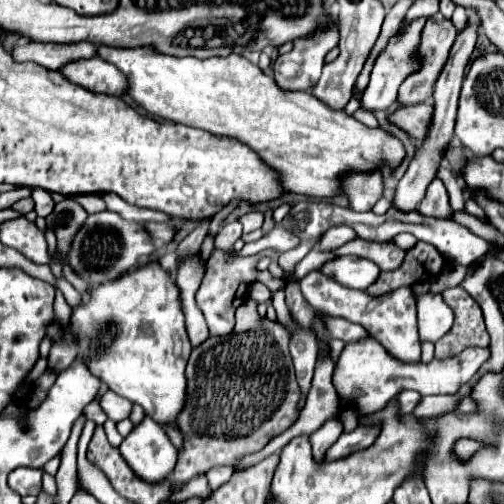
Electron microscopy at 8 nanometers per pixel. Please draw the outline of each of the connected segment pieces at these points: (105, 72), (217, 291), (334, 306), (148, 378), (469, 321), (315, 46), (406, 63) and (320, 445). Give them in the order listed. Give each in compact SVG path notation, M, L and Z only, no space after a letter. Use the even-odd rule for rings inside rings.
M100 57L68 63L62 71L66 79L74 81L80 87L86 87L88 91L108 93L114 97L128 93L128 79L124 79L124 75L114 65Z
M222 249L212 251L210 259L206 261L206 275L202 279L200 289L196 291L196 303L198 303L200 311L204 313L210 335L222 337L222 335L228 335L234 329L234 311L246 301L250 283L260 281L272 293L284 286L284 280L274 278L269 270L256 271L258 259L260 259L260 253L254 255L254 257L242 257L242 255L236 255L232 249L230 251L222 251Z
M322 273L306 275L300 281L300 287L302 287L302 295L314 309L324 311L330 317L342 317L362 325L372 337L376 337L386 347L386 351L390 351L390 355L406 363L420 361L420 337L416 327L416 301L412 295L412 287L400 287L386 295L372 297L366 291L342 287L338 285L338 281L326 279L326 275Z
M150 263L116 281L102 283L74 309L72 329L92 341L104 323L112 323L118 333L106 351L88 349L90 371L108 383L112 391L140 405L158 425L178 427L178 415L186 403L184 369L192 349L180 309L180 291L172 275L158 263ZM94 321L98 327L94 327Z
M462 287L446 289L442 295L444 301L454 309L456 321L452 331L436 341L436 359L454 357L466 347L488 347L490 339L478 303Z
M338 27L320 29L306 39L296 39L294 49L274 63L274 81L284 91L308 91L318 83L326 53L338 45Z
M414 19L410 23L402 21L398 31L390 37L388 45L384 47L384 51L374 61L374 67L372 67L372 73L370 73L370 83L368 83L368 87L362 95L362 109L366 109L366 111L388 109L398 97L400 83L404 83L404 79L410 73L418 71L418 63L420 63L420 59L418 59L418 39L420 39L424 23L426 23L426 19Z
M332 415L318 431L314 431L310 435L310 443L312 443L312 455L314 459L320 463L322 455L326 455L326 451L334 445L334 441L340 437L342 433L342 415Z

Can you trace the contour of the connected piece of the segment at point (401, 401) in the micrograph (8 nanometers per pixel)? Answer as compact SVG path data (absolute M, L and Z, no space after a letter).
M404 391L398 395L398 417L404 417L408 413L414 411L414 407L418 405L418 399L422 399L418 393L414 391Z

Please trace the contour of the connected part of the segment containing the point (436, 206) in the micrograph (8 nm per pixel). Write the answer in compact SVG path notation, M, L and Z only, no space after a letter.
M434 179L426 191L424 201L418 207L418 213L426 215L426 217L440 217L440 219L452 219L454 211L450 209L448 203L448 193L446 187L440 179Z

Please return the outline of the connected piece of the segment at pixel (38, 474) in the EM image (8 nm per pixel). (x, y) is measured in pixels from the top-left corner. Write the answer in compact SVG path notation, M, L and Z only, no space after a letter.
M28 467L14 469L8 477L8 485L18 495L38 495L42 489L42 471Z

